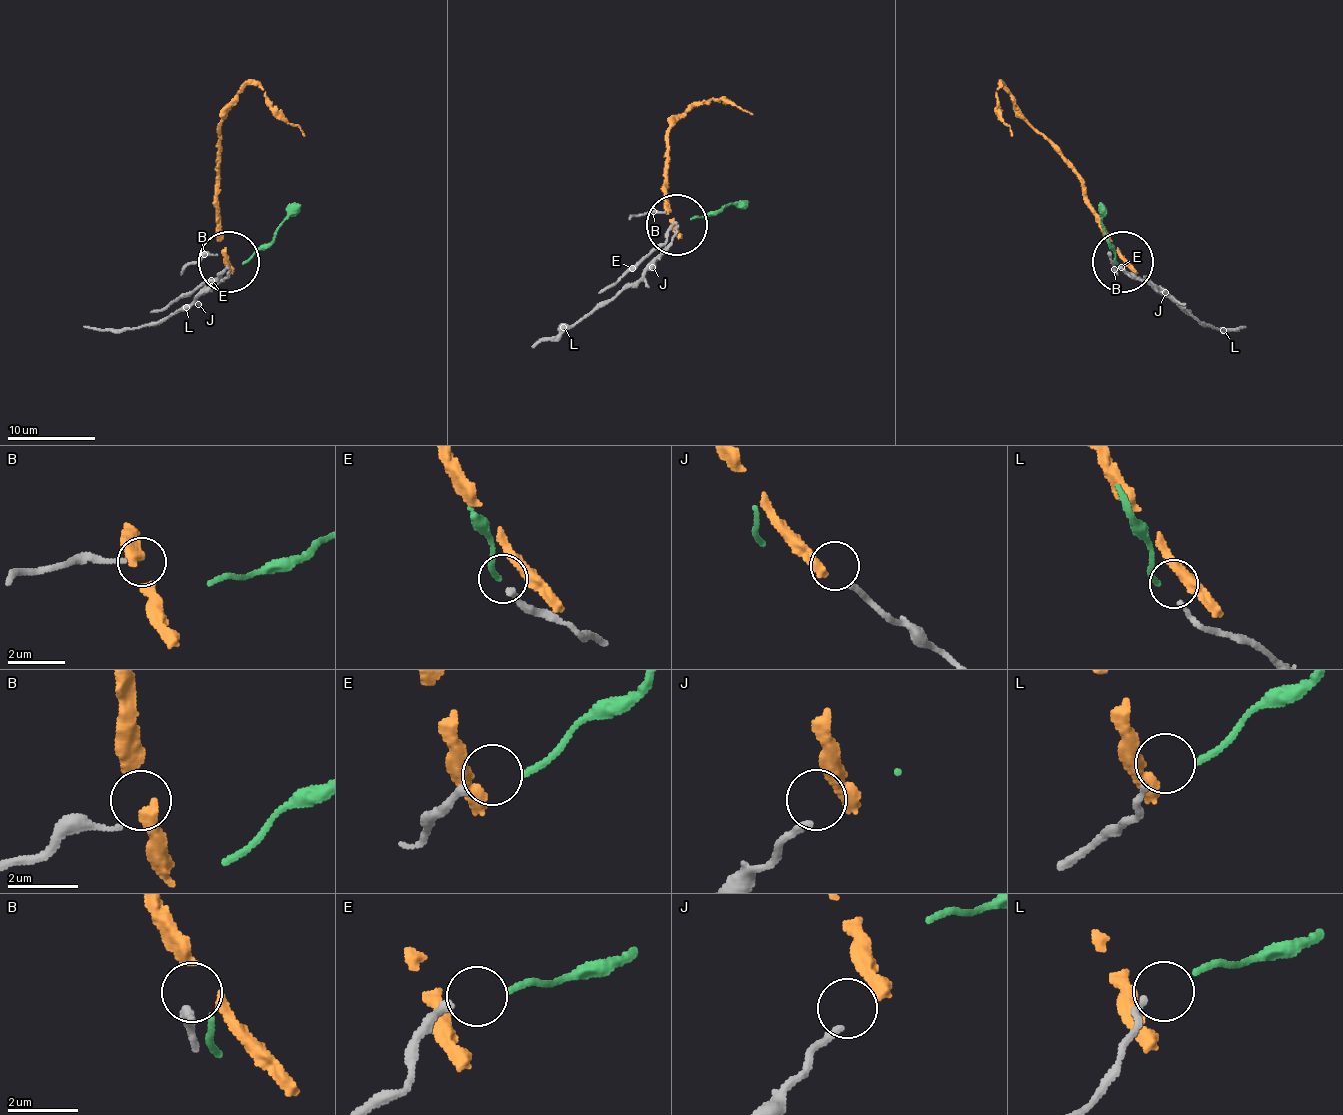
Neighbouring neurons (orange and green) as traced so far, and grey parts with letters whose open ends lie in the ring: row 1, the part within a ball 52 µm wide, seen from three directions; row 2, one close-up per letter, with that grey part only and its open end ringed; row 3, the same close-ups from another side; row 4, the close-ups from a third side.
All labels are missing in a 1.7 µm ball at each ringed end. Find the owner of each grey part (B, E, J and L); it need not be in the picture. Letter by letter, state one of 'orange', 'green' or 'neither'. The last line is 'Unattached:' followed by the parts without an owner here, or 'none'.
B: neither
E: neither
J: neither
L: neither
Unattached: B, E, J, L

